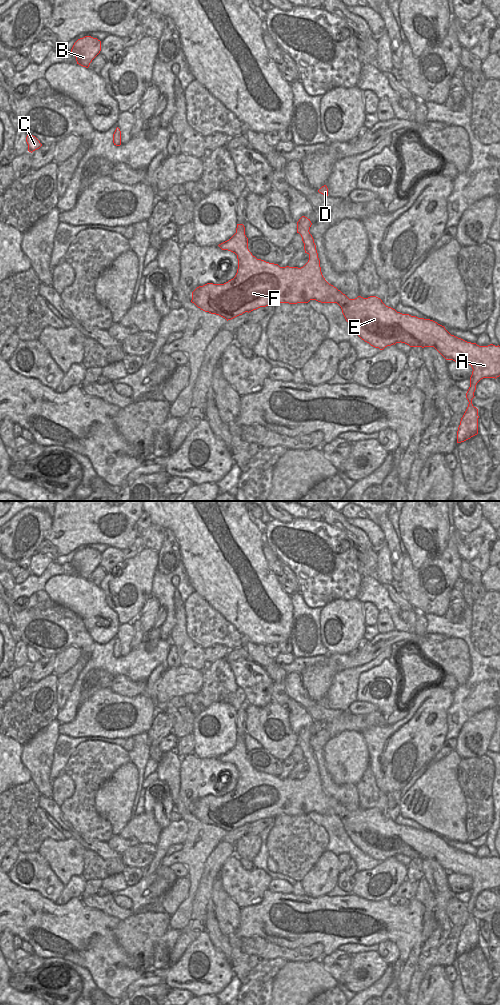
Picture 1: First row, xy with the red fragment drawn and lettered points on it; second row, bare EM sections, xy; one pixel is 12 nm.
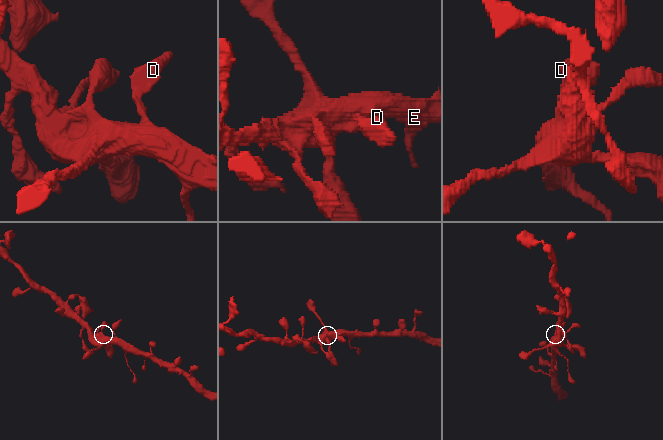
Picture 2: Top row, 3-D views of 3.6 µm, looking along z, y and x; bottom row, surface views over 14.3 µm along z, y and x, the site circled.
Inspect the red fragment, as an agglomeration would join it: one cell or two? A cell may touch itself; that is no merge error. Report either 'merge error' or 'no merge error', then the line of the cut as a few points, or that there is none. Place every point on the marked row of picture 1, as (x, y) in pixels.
no merge error; no cut

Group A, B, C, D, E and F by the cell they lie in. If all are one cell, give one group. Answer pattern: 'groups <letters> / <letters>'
groups A B C D E F

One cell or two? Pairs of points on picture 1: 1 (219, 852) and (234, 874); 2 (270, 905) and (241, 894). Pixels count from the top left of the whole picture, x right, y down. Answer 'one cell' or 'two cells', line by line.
1: two cells
2: two cells

